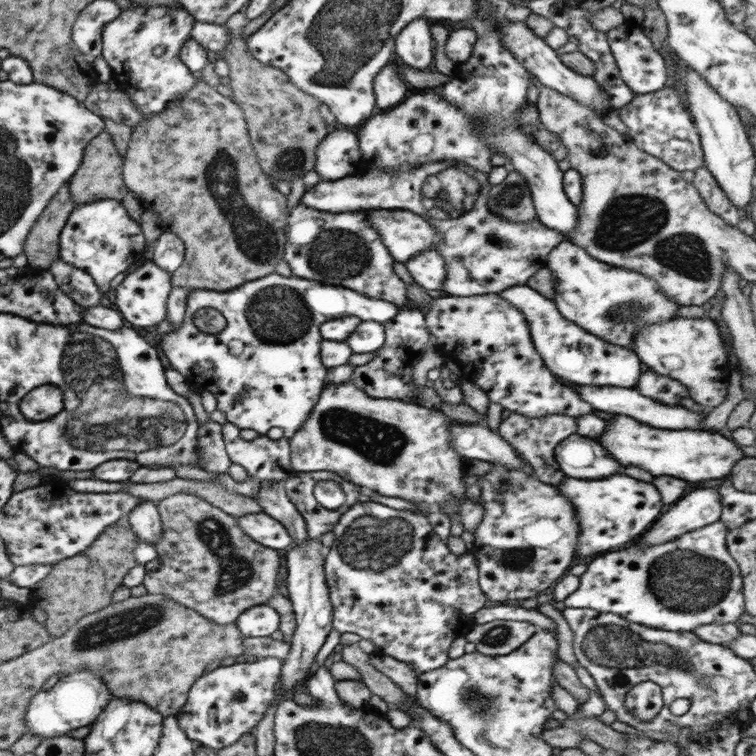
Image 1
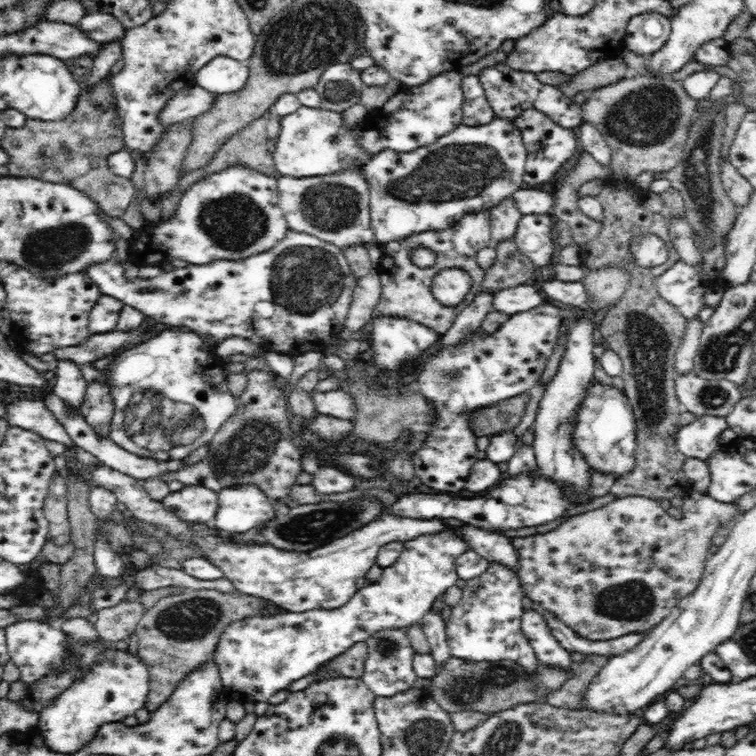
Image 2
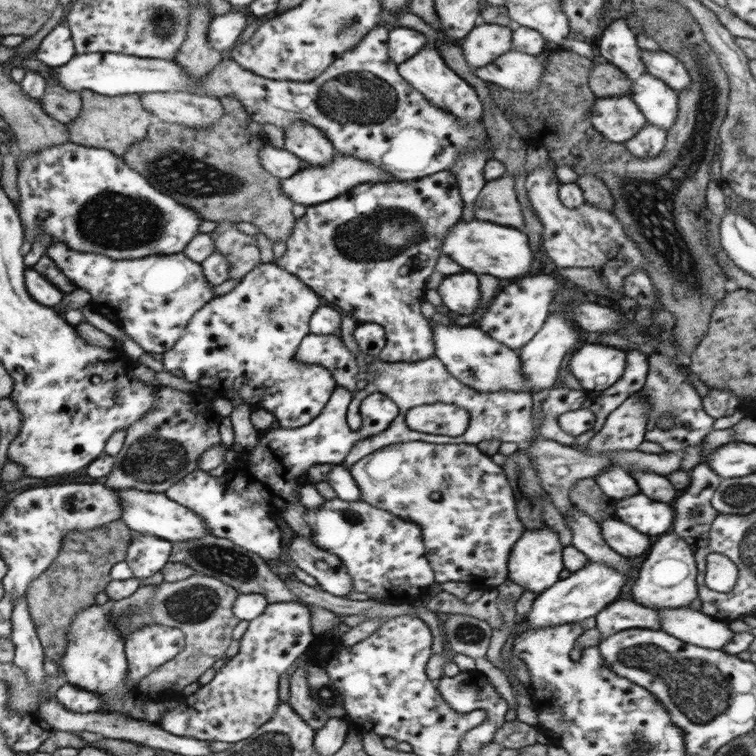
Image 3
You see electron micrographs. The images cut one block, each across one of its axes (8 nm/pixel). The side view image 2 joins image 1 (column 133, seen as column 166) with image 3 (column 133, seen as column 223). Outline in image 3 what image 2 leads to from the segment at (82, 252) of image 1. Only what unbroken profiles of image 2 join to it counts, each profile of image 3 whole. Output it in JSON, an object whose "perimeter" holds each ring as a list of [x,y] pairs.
{"perimeter":[[[69,141],[46,148],[33,155],[20,154],[17,160],[19,205],[24,221],[26,240],[48,234],[52,244],[66,244],[75,252],[93,253],[112,260],[134,260],[153,255],[183,252],[187,244],[200,233],[202,216],[186,208],[174,197],[158,192],[147,177],[138,174],[124,162],[122,156],[103,148],[90,148]]]}

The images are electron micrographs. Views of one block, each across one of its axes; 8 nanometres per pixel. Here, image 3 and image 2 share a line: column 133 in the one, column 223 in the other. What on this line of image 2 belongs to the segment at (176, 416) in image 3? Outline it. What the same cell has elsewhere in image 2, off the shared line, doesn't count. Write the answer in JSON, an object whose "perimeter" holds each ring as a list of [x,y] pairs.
{"perimeter":[[[316,349],[298,355],[294,360],[294,372],[286,379],[278,379],[274,374],[260,369],[249,371],[246,388],[236,397],[236,410],[209,442],[207,457],[172,474],[166,480],[180,480],[185,486],[205,487],[216,493],[224,488],[254,484],[268,499],[282,502],[284,509],[296,506],[289,491],[297,484],[297,476],[303,469],[301,454],[292,441],[294,438],[288,419],[291,414],[290,409],[287,409],[288,395],[306,372],[320,367],[323,358],[323,353]]]}

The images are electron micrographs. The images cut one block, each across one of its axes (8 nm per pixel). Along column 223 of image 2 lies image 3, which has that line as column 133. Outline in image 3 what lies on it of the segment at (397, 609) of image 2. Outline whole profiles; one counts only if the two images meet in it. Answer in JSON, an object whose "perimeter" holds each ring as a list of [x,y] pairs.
{"perimeter":[[[152,624],[130,632],[124,641],[129,687],[138,688],[142,677],[173,659],[186,644],[184,631],[171,626]]]}

